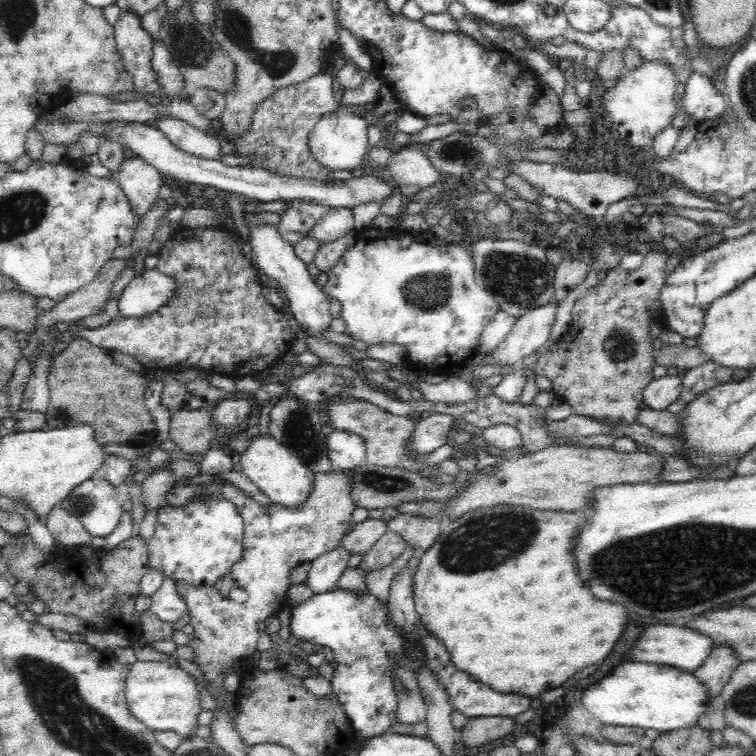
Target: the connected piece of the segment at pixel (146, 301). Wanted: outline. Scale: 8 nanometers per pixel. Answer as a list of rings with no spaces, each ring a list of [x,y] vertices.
[[[140,268],[132,282],[118,297],[118,316],[140,318],[156,312],[170,300],[176,282],[156,269]]]

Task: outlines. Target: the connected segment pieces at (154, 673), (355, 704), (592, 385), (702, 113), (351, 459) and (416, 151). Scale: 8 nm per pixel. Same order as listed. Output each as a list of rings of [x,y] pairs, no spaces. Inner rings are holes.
[[[136,661],[130,670],[124,688],[128,711],[140,719],[149,730],[173,731],[182,738],[190,737],[192,728],[196,726],[196,718],[200,711],[200,696],[196,684],[190,674],[182,668],[172,668],[164,662]]]
[[[323,592],[312,595],[300,604],[291,607],[289,632],[296,639],[296,646],[302,643],[312,645],[328,646],[335,654],[338,660],[331,685],[336,701],[345,708],[348,721],[351,723],[352,730],[355,733],[357,742],[362,739],[368,740],[370,737],[378,736],[380,733],[386,733],[390,724],[396,721],[396,710],[398,700],[396,700],[396,690],[394,690],[394,668],[392,668],[392,658],[390,656],[406,656],[402,648],[402,638],[396,632],[396,628],[386,622],[386,608],[368,593],[368,596],[358,596],[356,592]]]
[[[668,250],[647,252],[640,268],[634,272],[626,272],[618,265],[613,267],[607,272],[602,284],[596,285],[594,290],[588,290],[584,298],[575,302],[571,312],[572,326],[562,336],[562,340],[556,342],[546,354],[542,354],[538,364],[534,365],[534,373],[552,380],[554,394],[562,396],[562,400],[566,400],[574,414],[594,419],[610,427],[636,423],[638,405],[643,401],[644,387],[652,380],[650,372],[654,367],[648,328],[648,306],[657,306],[656,300],[664,286],[665,268],[671,254]]]
[[[691,71],[683,78],[685,90],[680,100],[684,113],[694,119],[693,122],[704,122],[718,118],[727,108],[728,103],[719,94],[716,86],[704,74]]]
[[[334,429],[327,438],[326,454],[334,469],[347,471],[366,462],[366,443],[362,437]]]
[[[406,146],[403,147],[399,152],[394,153],[389,158],[389,171],[391,176],[391,182],[398,187],[398,192],[402,196],[412,197],[415,194],[418,194],[420,190],[432,186],[436,181],[439,180],[439,174],[428,157],[422,153],[421,146]]]

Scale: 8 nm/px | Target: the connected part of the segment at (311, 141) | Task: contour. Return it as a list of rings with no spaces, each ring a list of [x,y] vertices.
[[[341,105],[336,111],[320,117],[308,135],[309,152],[321,165],[330,170],[353,170],[360,172],[365,164],[364,154],[367,146],[366,119],[348,112]]]

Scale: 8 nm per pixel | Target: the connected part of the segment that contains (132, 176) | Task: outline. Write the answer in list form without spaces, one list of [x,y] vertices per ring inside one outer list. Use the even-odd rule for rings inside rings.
[[[141,157],[125,158],[121,169],[115,176],[120,189],[127,195],[128,202],[136,217],[141,219],[158,200],[162,185],[161,174]]]

